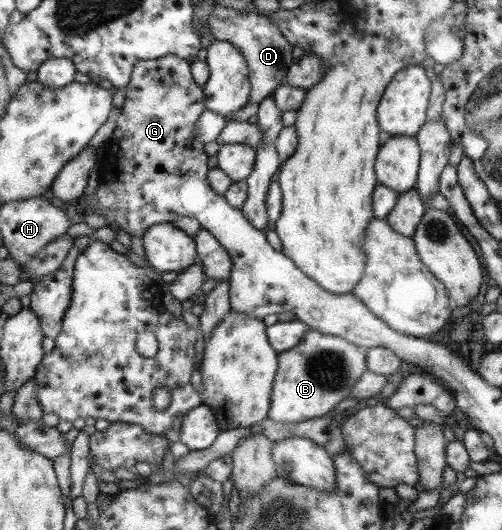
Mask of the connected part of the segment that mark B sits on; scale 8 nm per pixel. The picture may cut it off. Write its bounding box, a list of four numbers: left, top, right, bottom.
[268,330,368,423]

